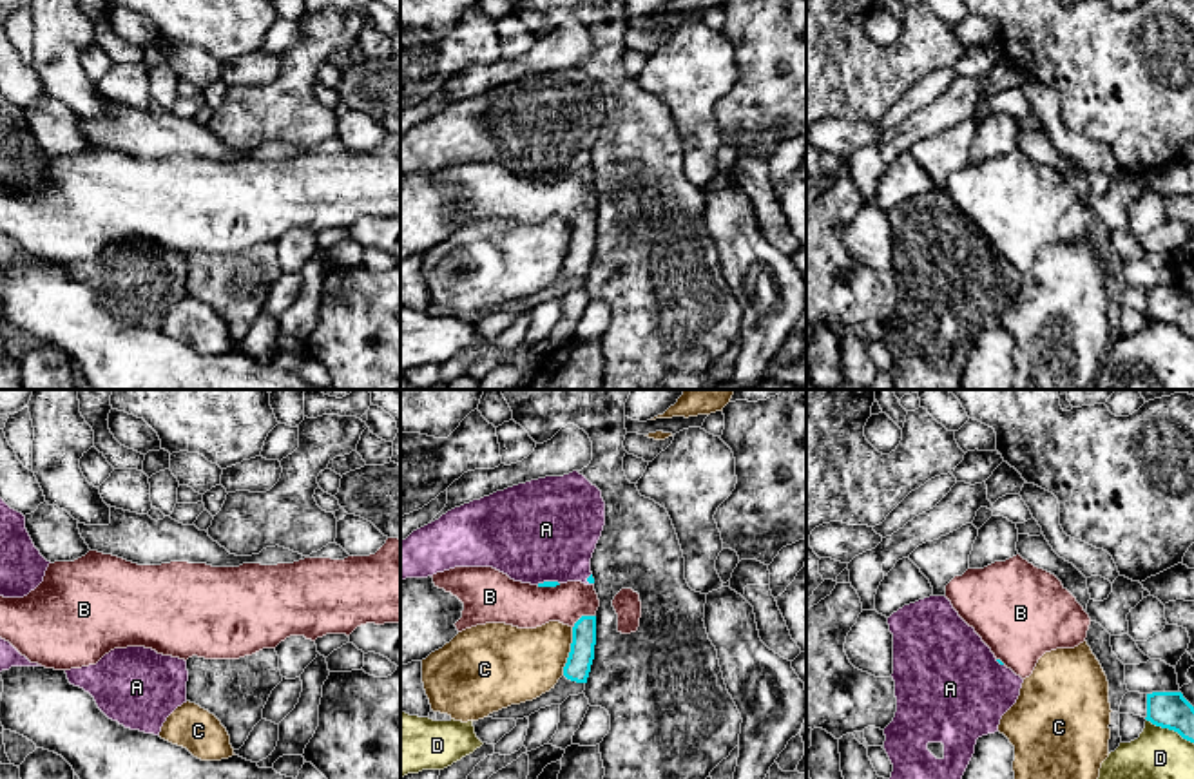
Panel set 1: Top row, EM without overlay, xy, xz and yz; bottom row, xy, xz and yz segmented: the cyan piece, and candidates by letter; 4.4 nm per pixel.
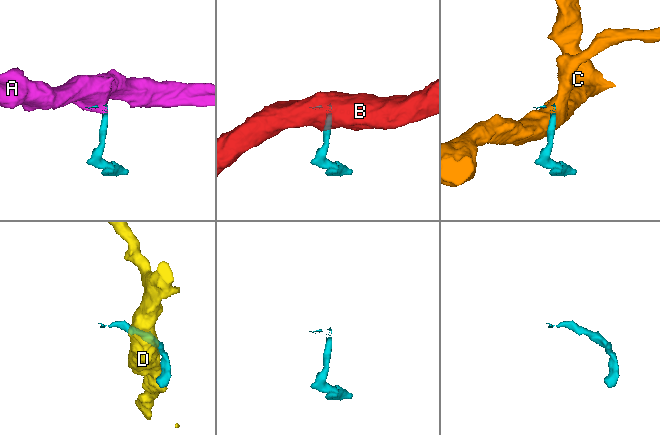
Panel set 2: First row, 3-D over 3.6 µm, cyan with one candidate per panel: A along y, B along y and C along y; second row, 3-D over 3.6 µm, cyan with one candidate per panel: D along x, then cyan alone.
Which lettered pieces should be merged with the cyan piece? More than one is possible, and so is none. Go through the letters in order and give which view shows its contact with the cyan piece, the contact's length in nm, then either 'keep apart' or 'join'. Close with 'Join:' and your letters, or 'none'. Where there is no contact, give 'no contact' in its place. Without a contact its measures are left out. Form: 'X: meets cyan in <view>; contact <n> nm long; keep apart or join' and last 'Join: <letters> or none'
A: meets cyan in xz; contact 100 nm long; join
B: meets cyan in xz; contact 120 nm long; keep apart
C: meets cyan in xz; contact 220 nm long; keep apart
D: meets cyan in yz; contact 240 nm long; keep apart
Join: A

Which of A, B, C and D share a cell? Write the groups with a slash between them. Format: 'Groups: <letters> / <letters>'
Groups: A / B / C / D

